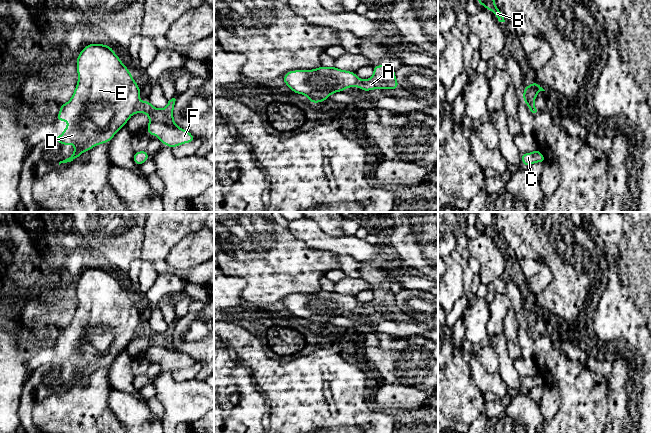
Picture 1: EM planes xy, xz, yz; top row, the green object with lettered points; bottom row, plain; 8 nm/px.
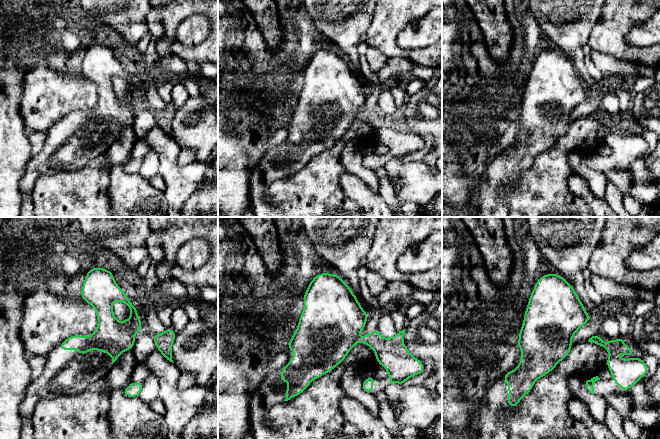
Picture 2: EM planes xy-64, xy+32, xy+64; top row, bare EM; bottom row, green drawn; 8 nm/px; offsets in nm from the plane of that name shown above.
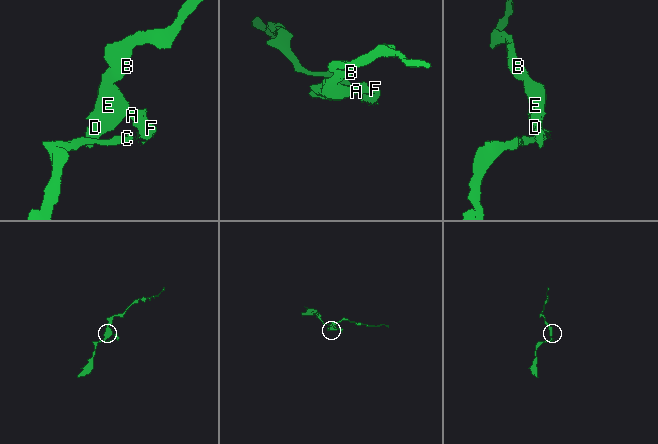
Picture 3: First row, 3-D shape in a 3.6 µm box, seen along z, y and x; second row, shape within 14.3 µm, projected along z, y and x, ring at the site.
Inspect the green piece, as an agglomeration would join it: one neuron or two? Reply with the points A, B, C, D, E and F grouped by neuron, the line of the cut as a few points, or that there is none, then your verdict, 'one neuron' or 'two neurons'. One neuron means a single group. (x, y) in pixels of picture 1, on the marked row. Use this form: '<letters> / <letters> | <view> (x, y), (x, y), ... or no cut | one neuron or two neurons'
A C F / B D E | xy (139, 102), (133, 112) | two neurons

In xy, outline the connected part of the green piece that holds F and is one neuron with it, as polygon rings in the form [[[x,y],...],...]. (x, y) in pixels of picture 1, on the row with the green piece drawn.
[[[175,98],[168,101],[168,105],[163,109],[156,109],[148,100],[139,103],[134,113],[146,113],[149,117],[147,133],[156,135],[163,145],[174,149],[176,146],[190,143],[195,137],[185,129],[179,128],[174,122],[173,110]]]

